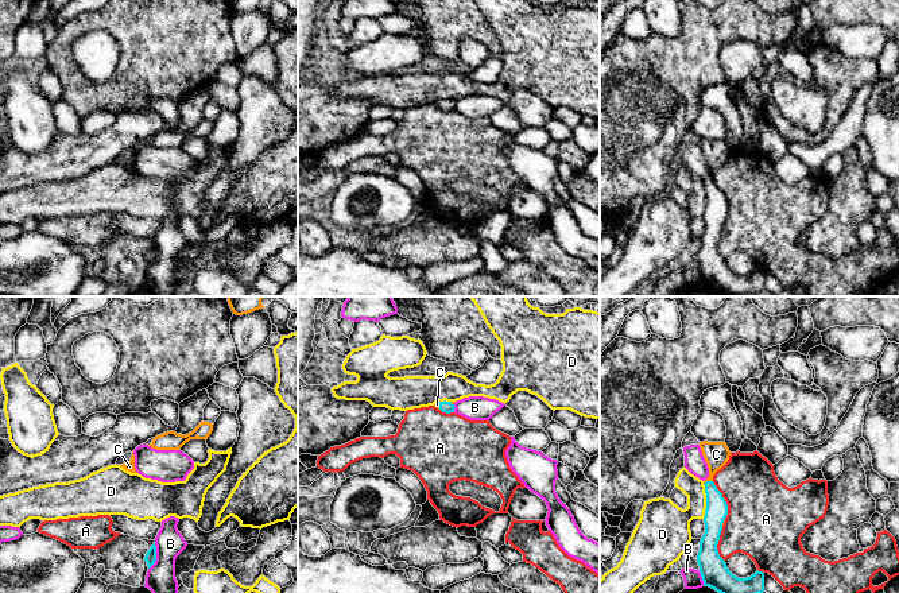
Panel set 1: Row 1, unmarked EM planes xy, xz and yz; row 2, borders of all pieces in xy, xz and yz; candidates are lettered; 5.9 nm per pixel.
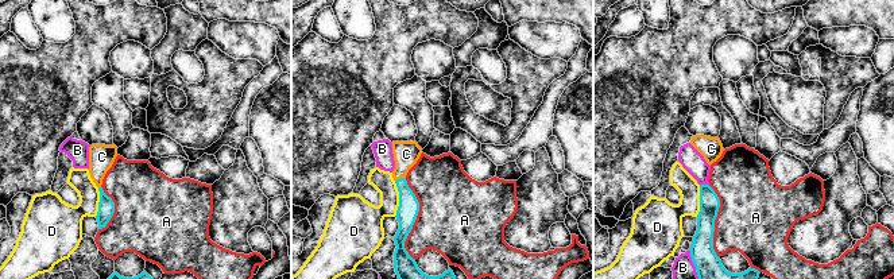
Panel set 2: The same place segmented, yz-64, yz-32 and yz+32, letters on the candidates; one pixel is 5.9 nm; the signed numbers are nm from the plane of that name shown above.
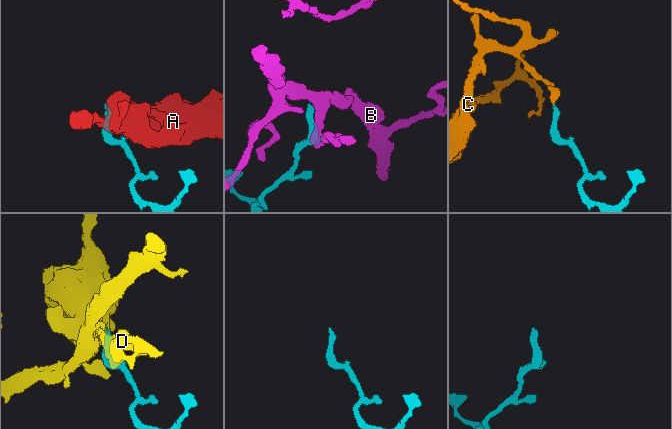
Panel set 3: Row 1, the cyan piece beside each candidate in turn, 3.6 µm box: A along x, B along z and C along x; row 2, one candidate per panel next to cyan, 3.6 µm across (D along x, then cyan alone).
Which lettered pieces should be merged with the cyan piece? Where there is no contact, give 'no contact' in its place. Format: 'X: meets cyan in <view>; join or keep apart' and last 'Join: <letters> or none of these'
A: meets cyan in yz; keep apart
B: meets cyan in xy; keep apart
C: meets cyan in yz; join
D: meets cyan in yz; keep apart
Join: C

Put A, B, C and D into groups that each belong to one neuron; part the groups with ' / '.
A / B / C / D

